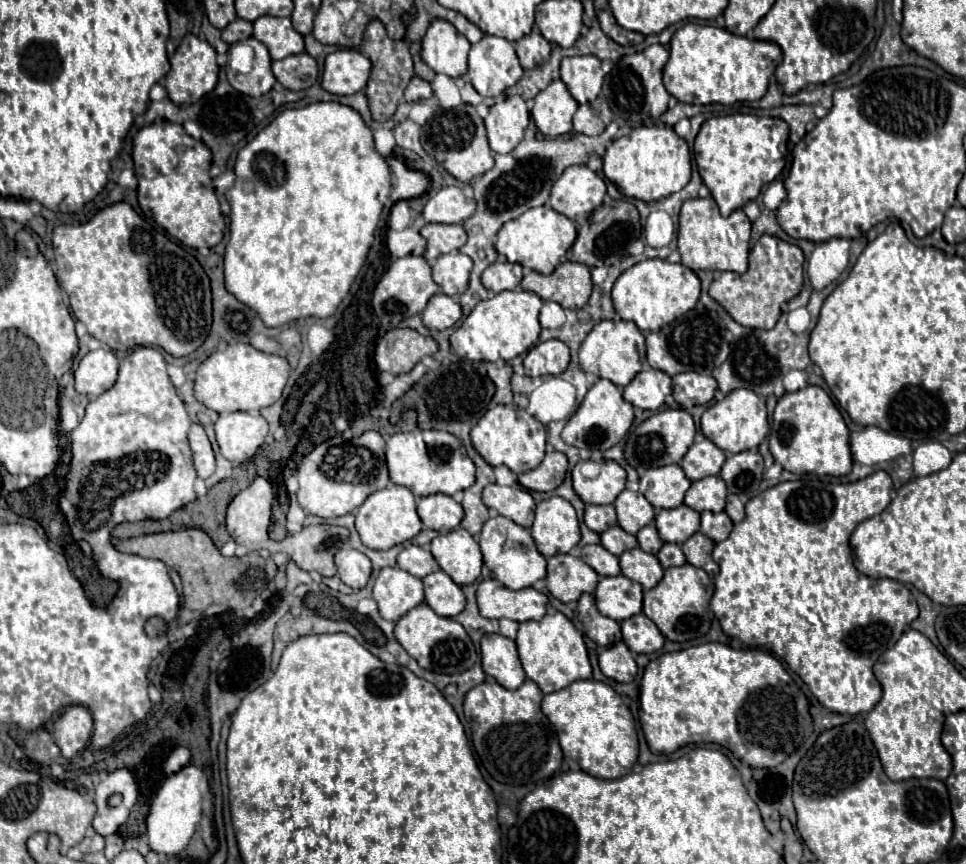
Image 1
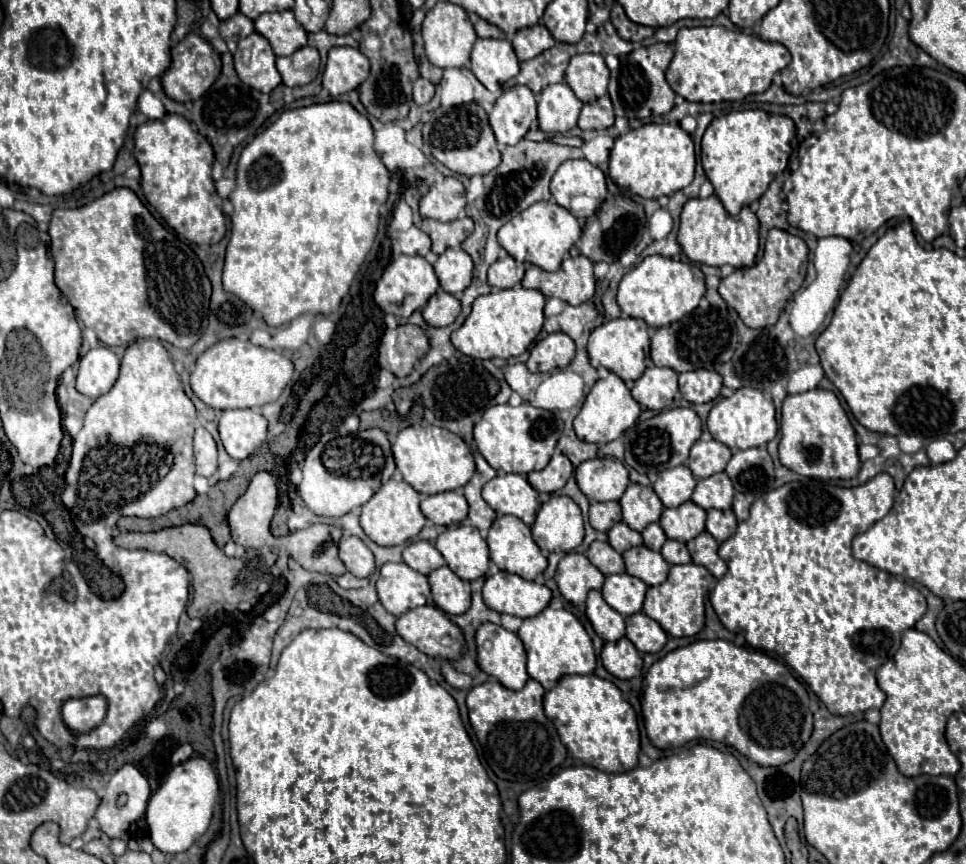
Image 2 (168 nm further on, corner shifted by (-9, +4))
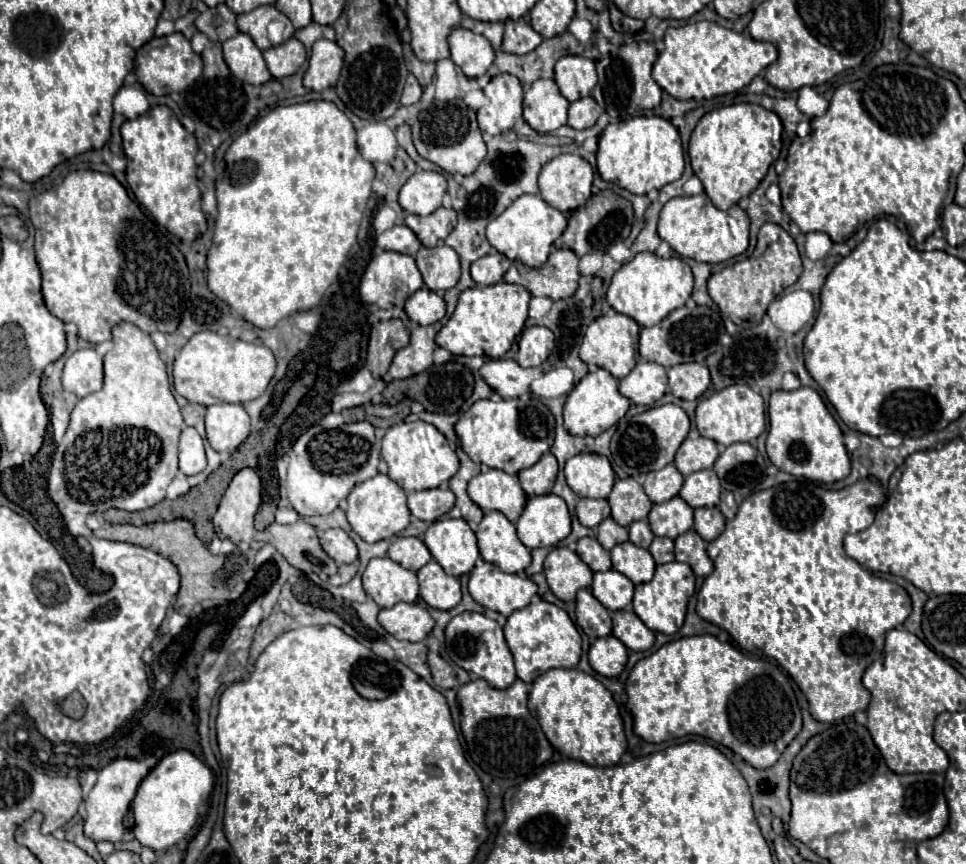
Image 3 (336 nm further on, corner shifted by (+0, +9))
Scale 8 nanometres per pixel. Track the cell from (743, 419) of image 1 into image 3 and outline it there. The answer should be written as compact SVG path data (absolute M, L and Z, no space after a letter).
M732 384L720 392L712 392L708 398L702 398L696 406L696 428L700 432L700 436L714 440L716 444L728 446L728 444L736 444L736 442L754 442L766 428L766 418L764 418L764 400L760 394L756 394L752 388L748 388L746 384Z

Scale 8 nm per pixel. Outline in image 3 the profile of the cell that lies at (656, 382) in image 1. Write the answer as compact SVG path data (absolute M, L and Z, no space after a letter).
M638 362L634 370L620 380L620 394L640 406L652 406L666 394L666 368L652 362Z

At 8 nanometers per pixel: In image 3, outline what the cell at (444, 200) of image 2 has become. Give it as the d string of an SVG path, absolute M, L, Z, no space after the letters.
M416 170L400 188L398 204L408 214L428 216L442 206L444 194L446 194L446 178L442 174Z

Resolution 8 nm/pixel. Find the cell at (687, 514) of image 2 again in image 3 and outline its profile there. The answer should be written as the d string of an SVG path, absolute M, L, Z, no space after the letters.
M672 498L662 504L654 504L648 514L648 524L656 536L678 538L694 524L694 510L680 498Z

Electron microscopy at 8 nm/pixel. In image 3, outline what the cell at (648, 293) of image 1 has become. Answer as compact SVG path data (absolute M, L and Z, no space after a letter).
M640 252L630 262L622 264L622 268L612 276L606 298L616 312L634 318L640 324L640 328L646 328L652 324L660 324L664 316L684 306L692 294L692 286L692 270L680 258L658 258L652 252Z

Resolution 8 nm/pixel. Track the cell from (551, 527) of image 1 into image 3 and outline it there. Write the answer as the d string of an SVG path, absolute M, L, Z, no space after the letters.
M556 494L528 498L528 504L516 522L518 538L528 548L556 546L570 534L570 514Z

